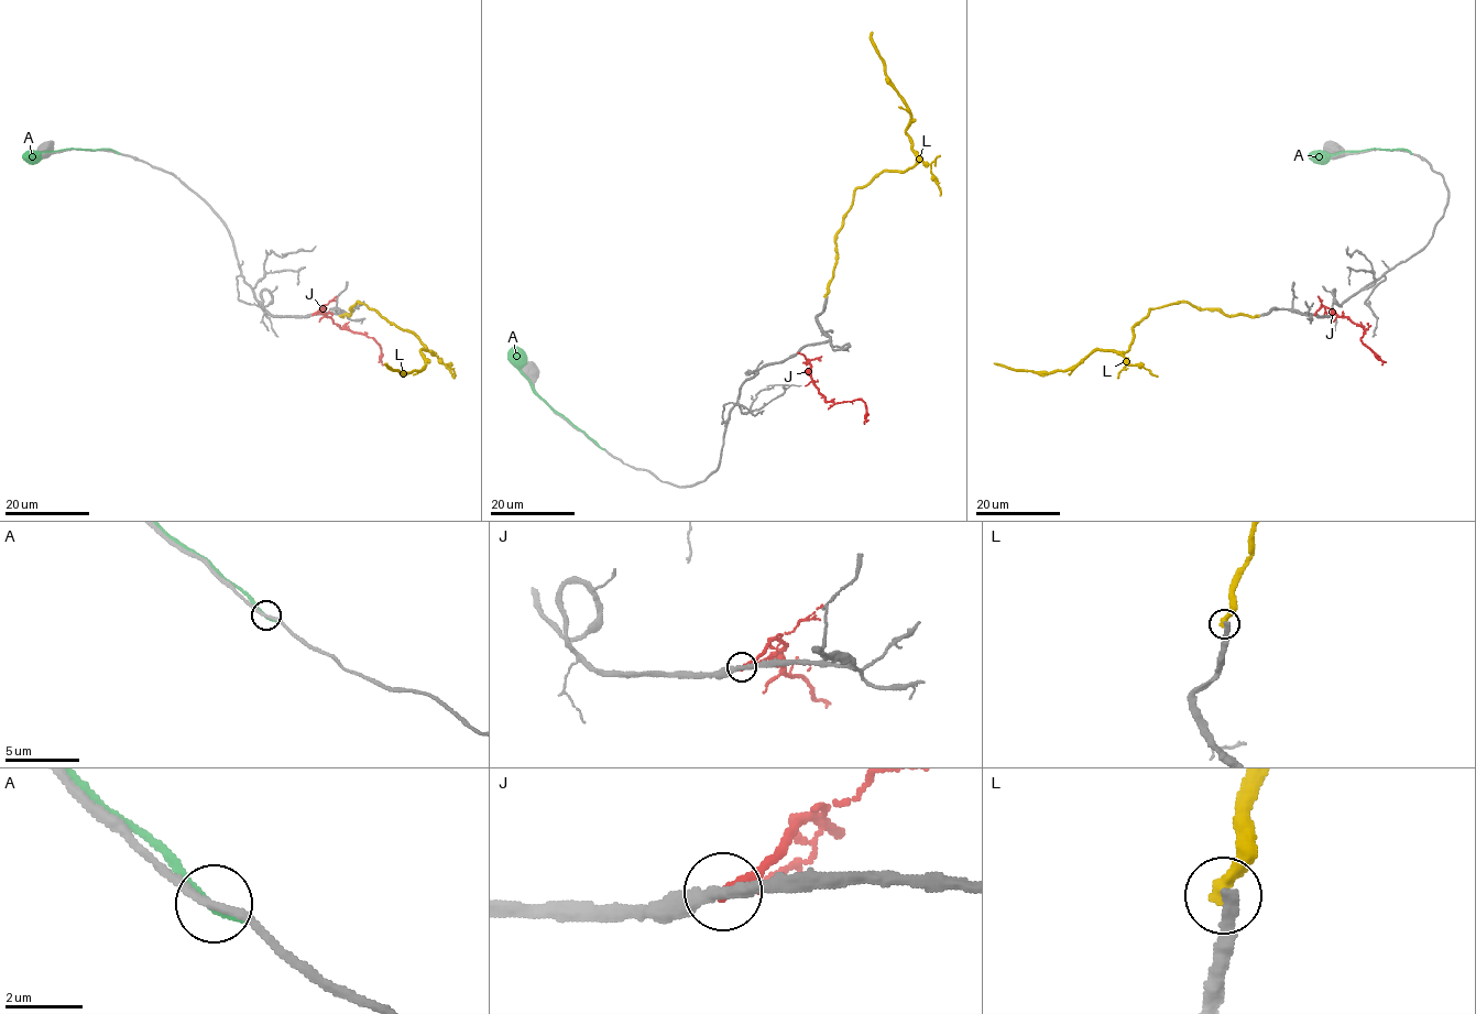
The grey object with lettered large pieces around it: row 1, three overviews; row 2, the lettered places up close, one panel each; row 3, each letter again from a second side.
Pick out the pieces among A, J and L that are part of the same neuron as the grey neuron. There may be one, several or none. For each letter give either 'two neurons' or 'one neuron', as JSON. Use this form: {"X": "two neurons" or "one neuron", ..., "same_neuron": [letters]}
{"A": "two neurons", "J": "two neurons", "L": "two neurons", "same_neuron": []}

